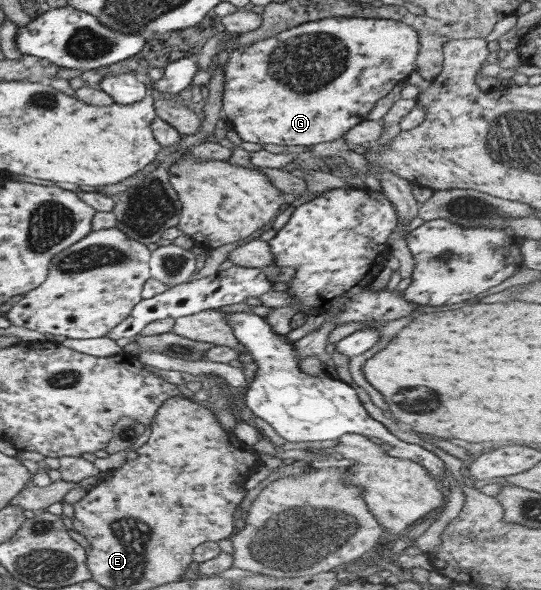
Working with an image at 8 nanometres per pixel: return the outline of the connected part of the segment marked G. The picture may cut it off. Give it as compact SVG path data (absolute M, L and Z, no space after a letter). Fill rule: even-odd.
M329 16L325 19L309 20L307 23L289 27L285 31L279 31L273 37L261 39L249 47L237 47L231 49L231 44L235 42L239 34L230 33L219 45L217 54L213 56L212 68L217 68L219 64L225 64L224 68L224 85L223 85L223 100L221 109L225 113L225 117L232 126L232 137L237 142L249 141L249 143L259 143L263 146L265 143L275 145L317 145L317 143L325 143L325 141L333 141L341 138L351 129L352 126L365 121L366 115L371 111L375 102L385 97L398 83L404 83L410 75L410 72L415 70L414 61L417 51L420 47L417 39L417 32L409 27L408 23L403 23L394 19L380 18L359 18L357 16Z

